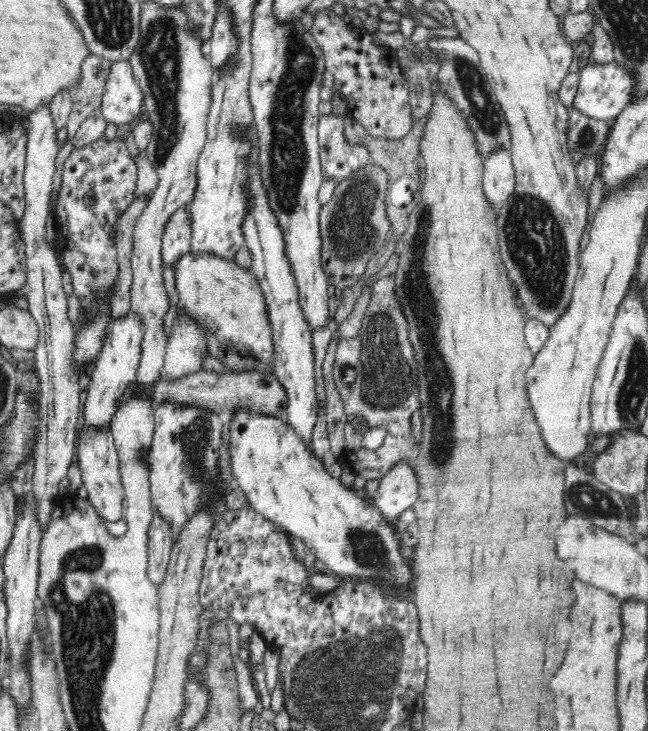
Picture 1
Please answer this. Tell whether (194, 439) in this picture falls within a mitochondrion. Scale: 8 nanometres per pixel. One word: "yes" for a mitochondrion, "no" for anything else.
yes

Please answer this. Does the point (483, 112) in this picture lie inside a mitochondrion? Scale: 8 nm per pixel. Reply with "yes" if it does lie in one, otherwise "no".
yes

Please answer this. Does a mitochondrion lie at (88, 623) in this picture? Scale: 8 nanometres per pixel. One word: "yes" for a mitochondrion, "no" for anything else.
yes

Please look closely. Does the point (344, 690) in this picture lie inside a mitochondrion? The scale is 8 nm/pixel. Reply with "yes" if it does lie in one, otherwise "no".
yes

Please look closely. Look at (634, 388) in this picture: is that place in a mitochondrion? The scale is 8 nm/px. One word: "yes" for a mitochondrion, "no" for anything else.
yes

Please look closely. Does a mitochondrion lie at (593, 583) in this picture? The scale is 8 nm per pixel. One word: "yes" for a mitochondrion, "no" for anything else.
no

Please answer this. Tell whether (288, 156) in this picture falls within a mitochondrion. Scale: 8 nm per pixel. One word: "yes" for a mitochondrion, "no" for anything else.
yes

